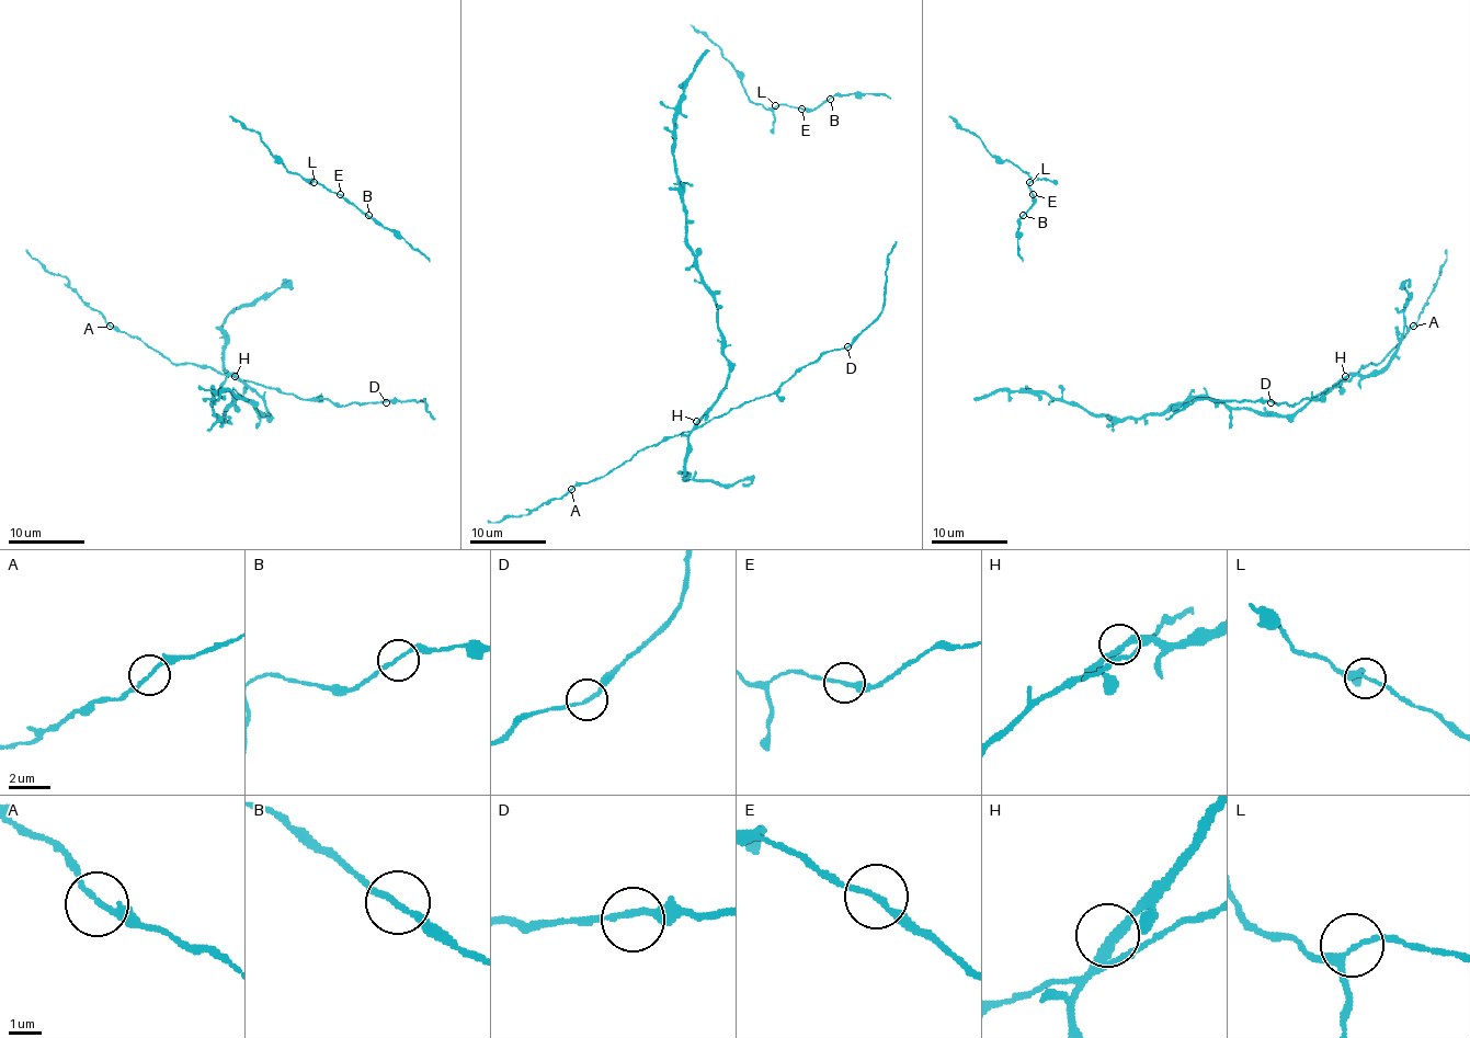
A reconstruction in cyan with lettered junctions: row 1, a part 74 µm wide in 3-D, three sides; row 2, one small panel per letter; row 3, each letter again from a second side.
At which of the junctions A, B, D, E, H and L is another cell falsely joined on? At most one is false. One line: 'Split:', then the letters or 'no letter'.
Split: no letter

